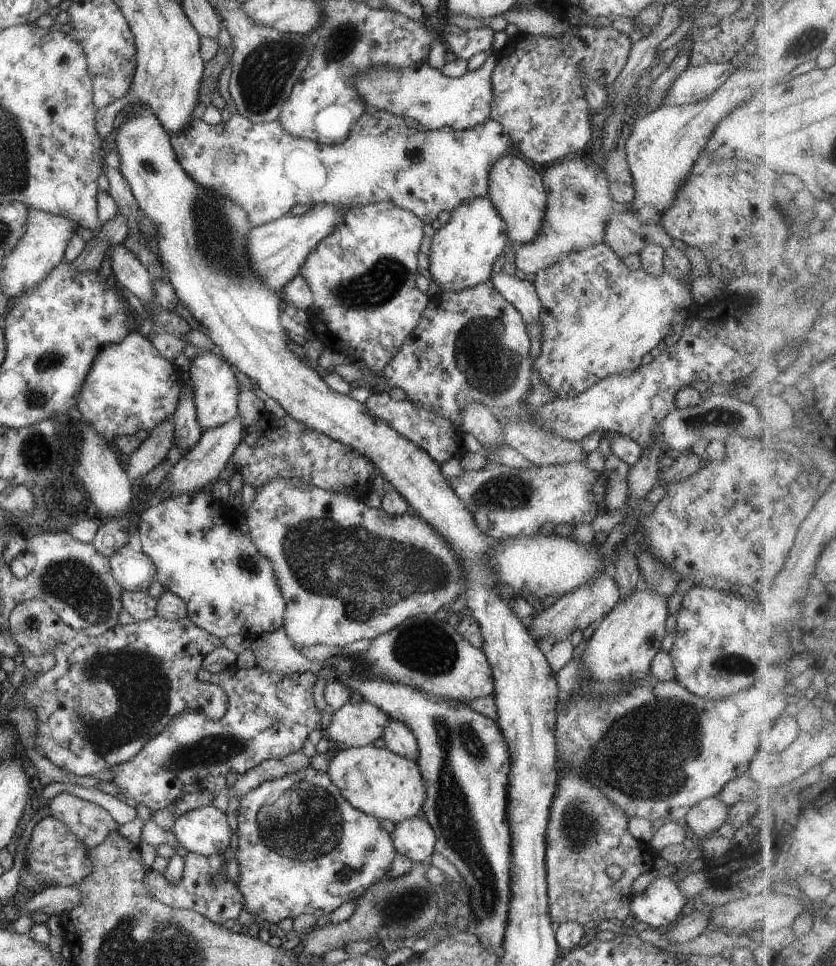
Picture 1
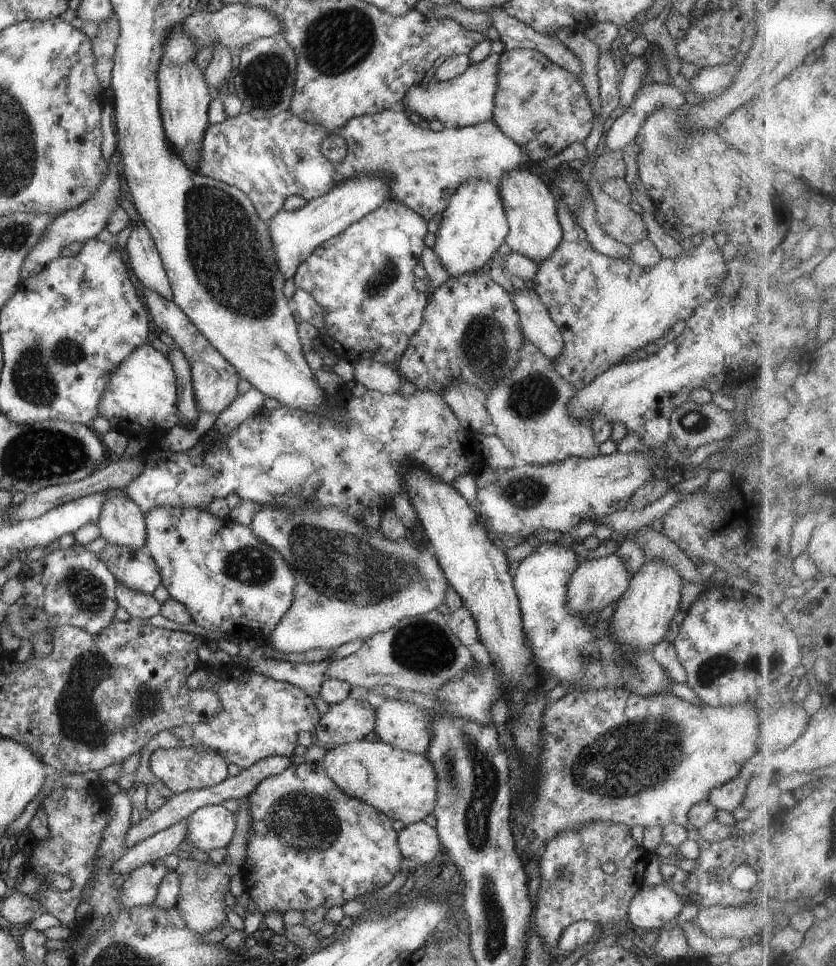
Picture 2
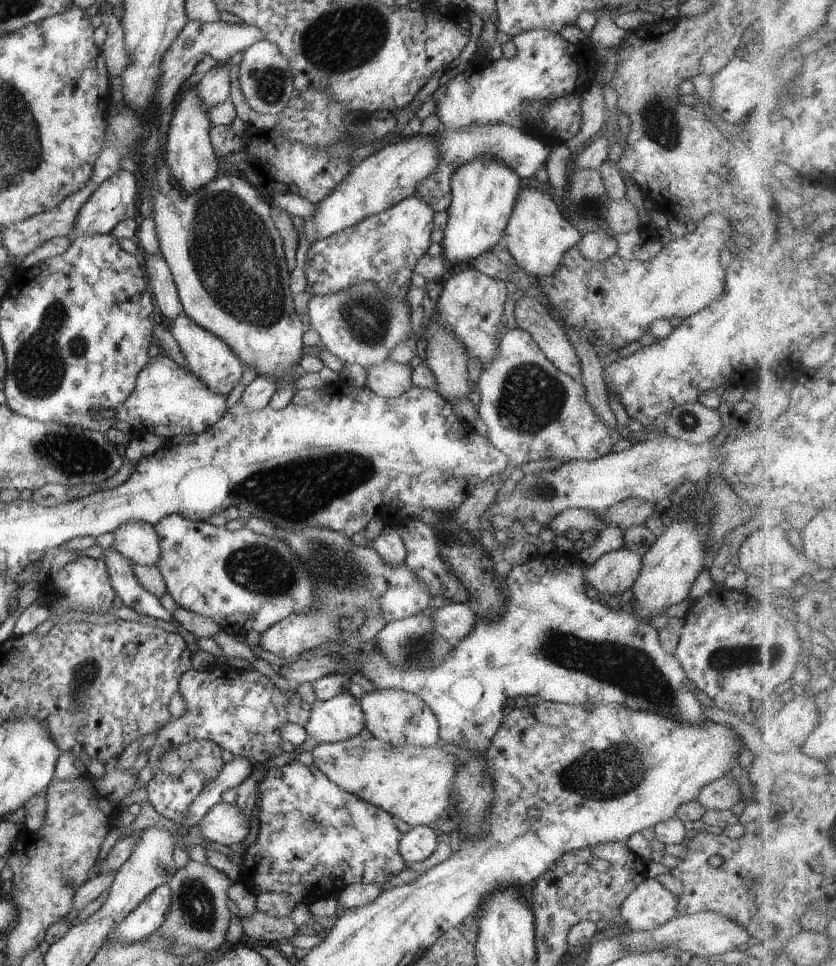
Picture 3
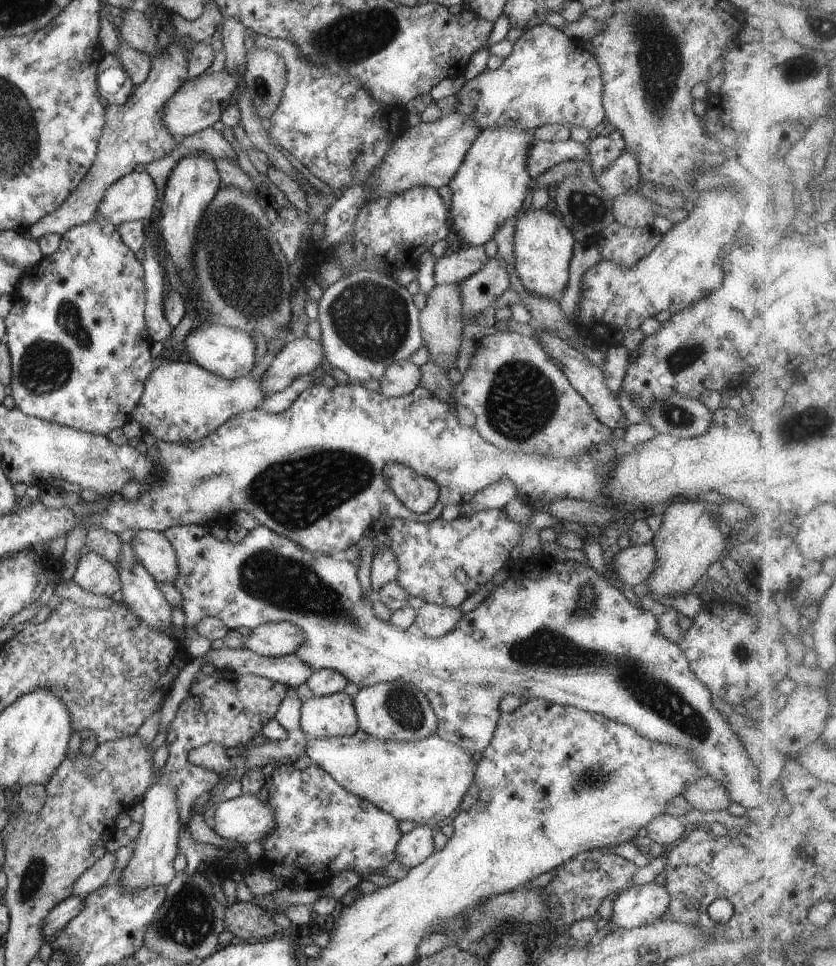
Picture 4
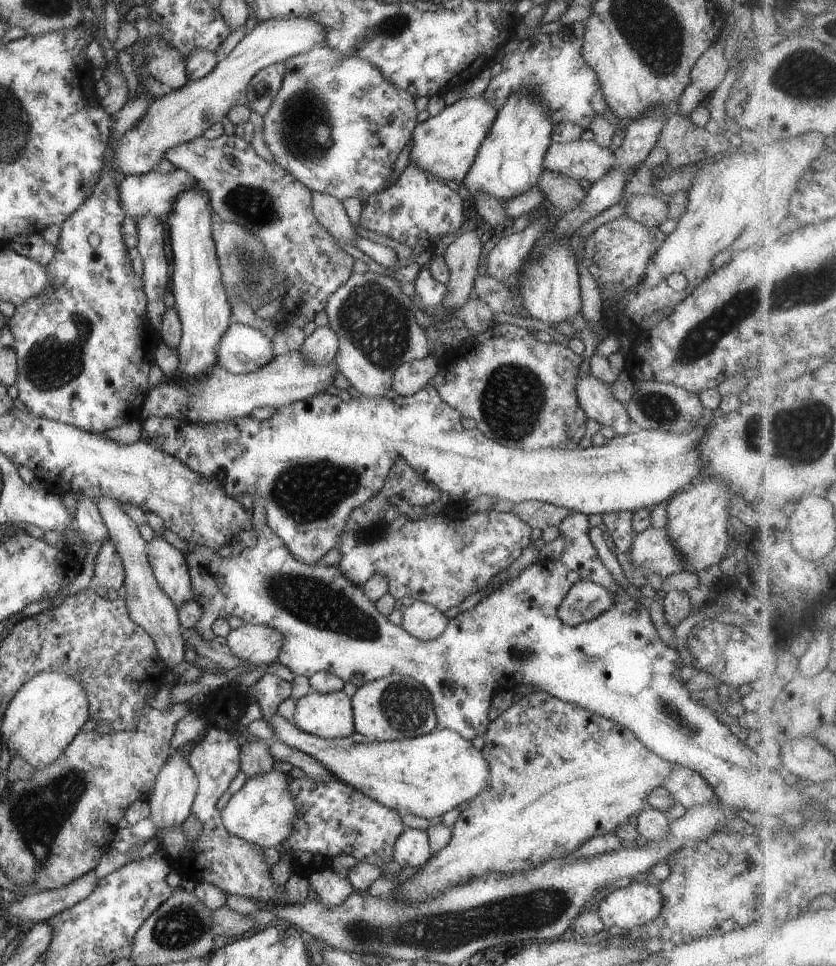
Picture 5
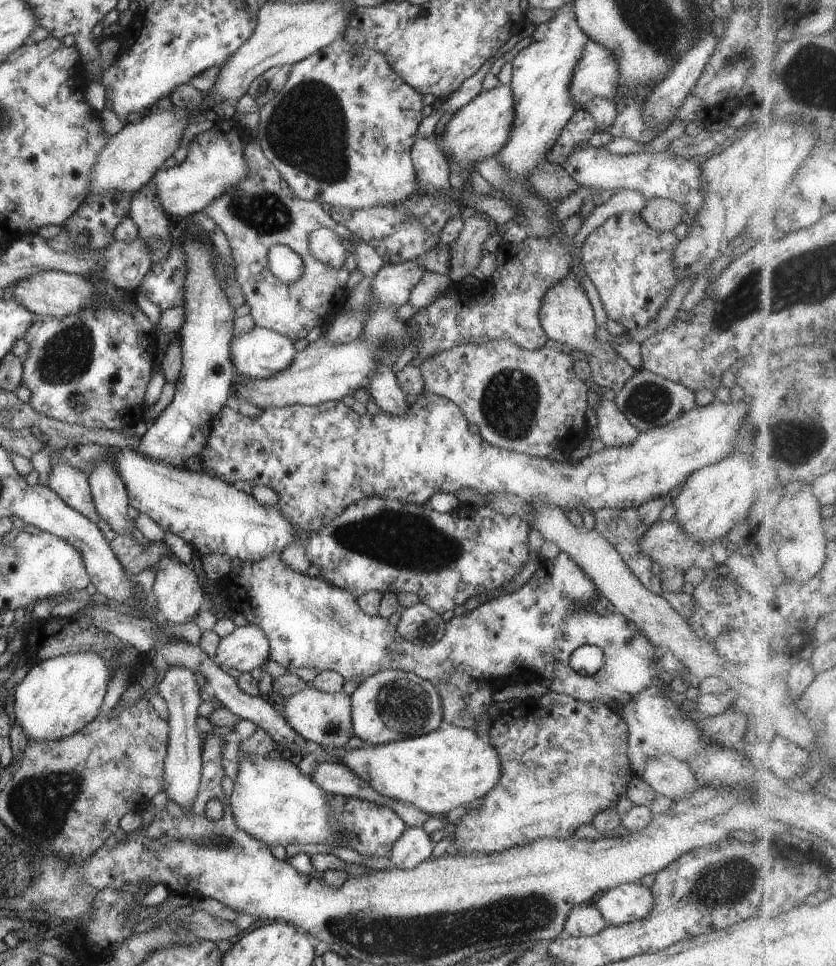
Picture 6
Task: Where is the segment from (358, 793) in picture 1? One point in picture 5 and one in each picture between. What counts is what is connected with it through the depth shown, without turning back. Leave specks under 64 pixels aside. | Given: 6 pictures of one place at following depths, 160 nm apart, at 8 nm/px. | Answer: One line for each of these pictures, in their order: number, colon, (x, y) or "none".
2: (403, 785)
3: (414, 783)
4: (424, 781)
5: (429, 775)

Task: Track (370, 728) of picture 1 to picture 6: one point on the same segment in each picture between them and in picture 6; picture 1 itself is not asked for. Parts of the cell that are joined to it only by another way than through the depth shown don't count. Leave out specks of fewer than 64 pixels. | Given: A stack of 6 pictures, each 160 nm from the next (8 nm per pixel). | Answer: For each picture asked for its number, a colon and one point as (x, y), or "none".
2: (350, 720)
3: (338, 719)
4: (328, 716)
5: (329, 716)
6: (323, 719)

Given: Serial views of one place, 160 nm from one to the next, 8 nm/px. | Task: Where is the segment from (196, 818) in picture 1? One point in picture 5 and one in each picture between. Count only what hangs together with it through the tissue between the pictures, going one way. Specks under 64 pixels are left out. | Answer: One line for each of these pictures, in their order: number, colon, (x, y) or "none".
2: (212, 826)
3: (225, 824)
4: (246, 819)
5: (263, 812)

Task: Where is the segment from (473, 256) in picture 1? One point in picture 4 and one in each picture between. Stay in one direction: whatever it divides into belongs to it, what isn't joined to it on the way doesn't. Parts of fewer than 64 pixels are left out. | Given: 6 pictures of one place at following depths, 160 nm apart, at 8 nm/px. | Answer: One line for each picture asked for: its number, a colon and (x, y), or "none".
2: (474, 225)
3: (483, 192)
4: (493, 185)

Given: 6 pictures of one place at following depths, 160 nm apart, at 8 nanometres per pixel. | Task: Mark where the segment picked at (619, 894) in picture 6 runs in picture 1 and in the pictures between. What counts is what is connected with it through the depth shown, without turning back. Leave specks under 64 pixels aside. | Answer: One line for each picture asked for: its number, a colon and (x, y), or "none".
1: (662, 903)
2: (654, 906)
3: (650, 905)
4: (639, 906)
5: (639, 903)

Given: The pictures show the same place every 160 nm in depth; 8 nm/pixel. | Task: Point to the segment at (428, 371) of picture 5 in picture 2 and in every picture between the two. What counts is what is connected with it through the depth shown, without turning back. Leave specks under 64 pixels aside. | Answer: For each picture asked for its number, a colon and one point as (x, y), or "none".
2: (384, 378)
3: (388, 379)
4: (401, 378)

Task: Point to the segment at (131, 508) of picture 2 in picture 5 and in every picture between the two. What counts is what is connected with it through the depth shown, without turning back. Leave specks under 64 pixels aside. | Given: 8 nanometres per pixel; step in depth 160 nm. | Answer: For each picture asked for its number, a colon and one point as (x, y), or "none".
3: (137, 541)
4: (157, 555)
5: (168, 564)

